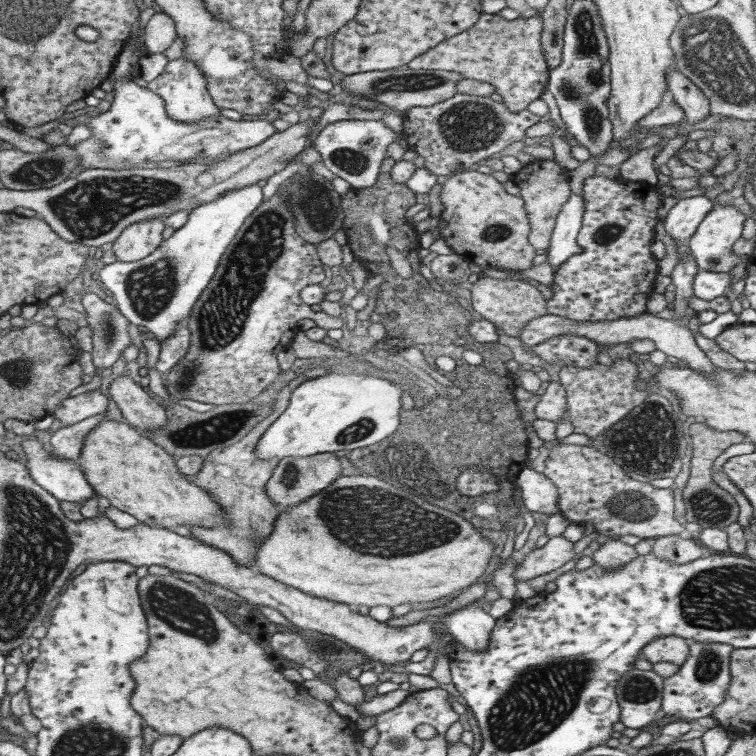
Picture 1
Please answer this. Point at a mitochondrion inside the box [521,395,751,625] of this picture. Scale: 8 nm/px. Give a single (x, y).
(647, 441)

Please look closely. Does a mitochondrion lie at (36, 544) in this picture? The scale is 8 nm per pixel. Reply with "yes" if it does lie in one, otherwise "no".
yes

